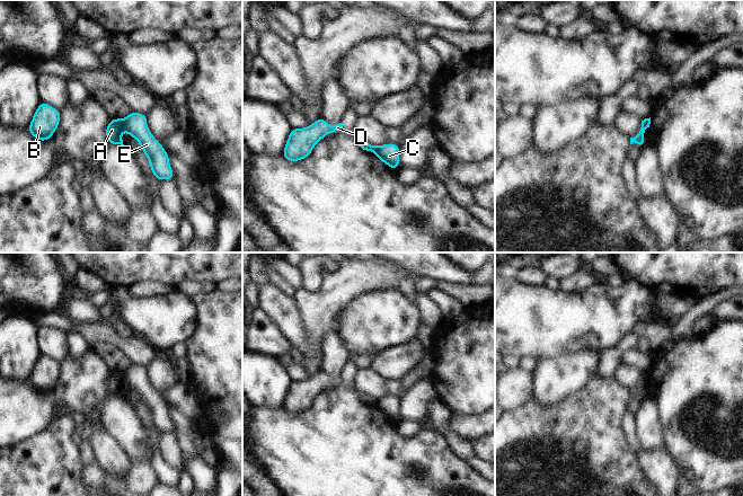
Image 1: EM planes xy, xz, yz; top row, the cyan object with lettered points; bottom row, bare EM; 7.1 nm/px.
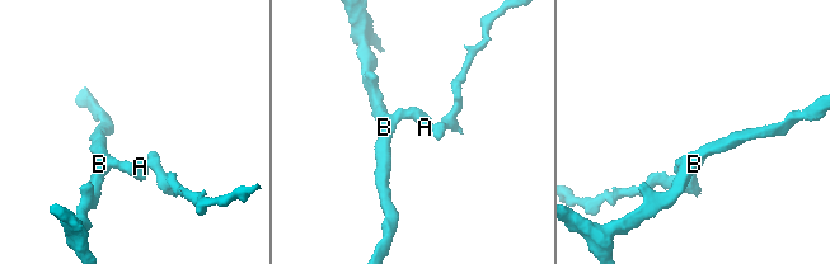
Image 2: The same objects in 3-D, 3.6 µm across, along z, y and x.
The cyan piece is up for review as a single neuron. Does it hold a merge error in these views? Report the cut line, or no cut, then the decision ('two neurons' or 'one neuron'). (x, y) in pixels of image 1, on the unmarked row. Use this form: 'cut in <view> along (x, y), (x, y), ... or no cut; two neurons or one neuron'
cut in xy along (121, 372), (124, 382); two neurons

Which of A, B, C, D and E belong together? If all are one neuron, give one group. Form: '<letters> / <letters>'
A B D / C E

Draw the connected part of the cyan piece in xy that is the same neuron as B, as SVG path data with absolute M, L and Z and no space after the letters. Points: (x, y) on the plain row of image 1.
M41 355L29 377L28 384L37 392L48 392L59 379L61 364L46 355Z

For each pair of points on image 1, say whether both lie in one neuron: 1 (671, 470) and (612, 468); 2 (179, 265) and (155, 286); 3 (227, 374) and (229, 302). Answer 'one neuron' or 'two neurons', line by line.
1: two neurons
2: two neurons
3: one neuron

